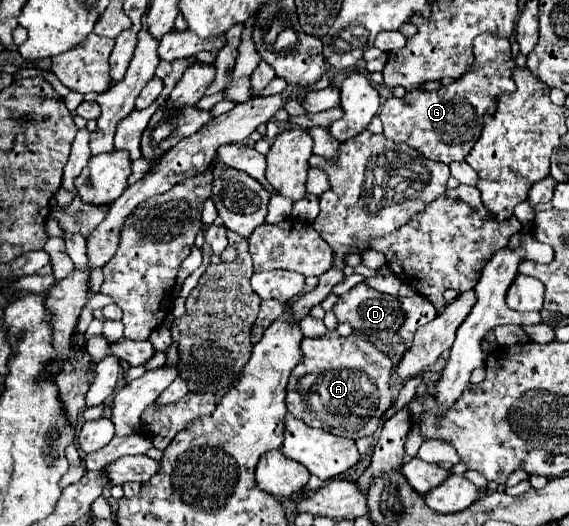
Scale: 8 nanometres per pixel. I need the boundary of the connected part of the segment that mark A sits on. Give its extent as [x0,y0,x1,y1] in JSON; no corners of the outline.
[287,330,393,440]

